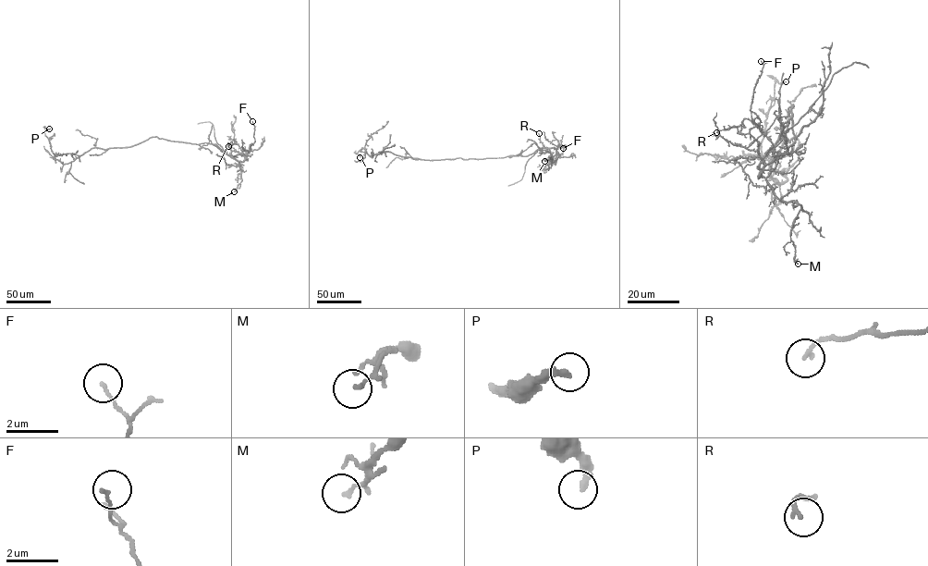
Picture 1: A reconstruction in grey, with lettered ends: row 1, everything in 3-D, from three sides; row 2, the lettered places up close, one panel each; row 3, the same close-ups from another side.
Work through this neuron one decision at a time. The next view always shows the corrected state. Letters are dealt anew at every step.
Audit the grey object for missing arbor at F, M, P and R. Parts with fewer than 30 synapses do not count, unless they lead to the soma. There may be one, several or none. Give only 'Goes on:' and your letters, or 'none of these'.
Goes on: none of these

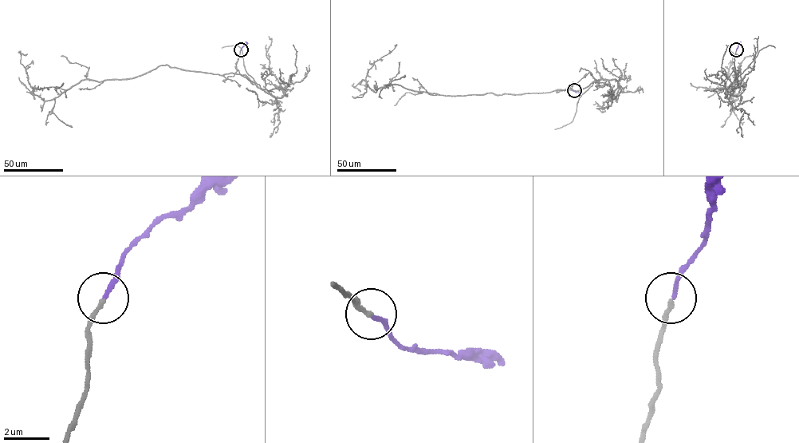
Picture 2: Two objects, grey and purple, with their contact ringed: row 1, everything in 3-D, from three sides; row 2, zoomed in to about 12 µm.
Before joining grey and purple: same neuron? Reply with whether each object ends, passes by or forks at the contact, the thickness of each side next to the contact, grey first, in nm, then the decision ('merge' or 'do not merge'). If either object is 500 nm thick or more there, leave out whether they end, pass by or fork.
grey ends | purple ends | 190/160 nm | merge

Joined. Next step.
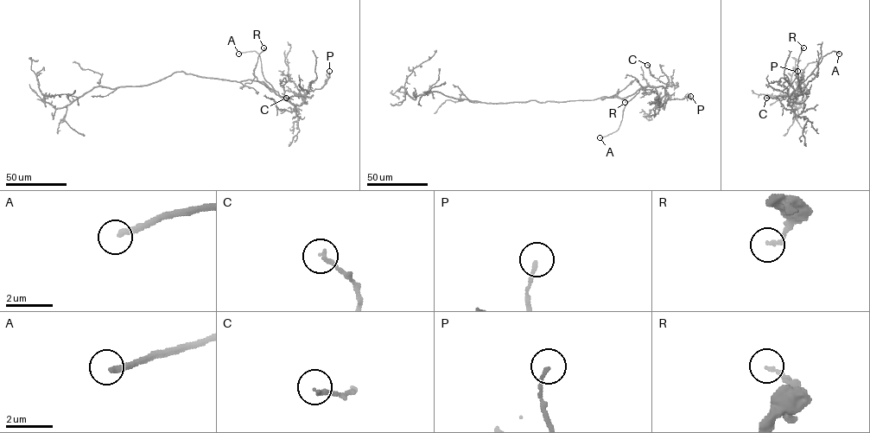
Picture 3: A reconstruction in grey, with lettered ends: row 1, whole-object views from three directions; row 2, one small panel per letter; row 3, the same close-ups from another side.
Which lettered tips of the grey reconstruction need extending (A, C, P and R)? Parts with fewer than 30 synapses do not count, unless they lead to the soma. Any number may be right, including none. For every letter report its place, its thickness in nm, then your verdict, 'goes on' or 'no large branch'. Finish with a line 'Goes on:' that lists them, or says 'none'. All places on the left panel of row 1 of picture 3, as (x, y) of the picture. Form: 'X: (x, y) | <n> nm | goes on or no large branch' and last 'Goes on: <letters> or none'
A: (238, 54) | 240 nm | goes on
C: (286, 98) | 160 nm | no large branch
P: (329, 71) | 130 nm | no large branch
R: (263, 47) | 150 nm | no large branch
Goes on: A

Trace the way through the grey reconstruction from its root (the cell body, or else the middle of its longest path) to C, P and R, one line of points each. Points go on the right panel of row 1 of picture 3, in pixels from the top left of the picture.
C: (803, 71), (802, 80), (798, 80), (796, 89), (788, 98), (788, 105), (790, 99), (788, 96), (766, 98)
P: (803, 71), (802, 80), (798, 80), (796, 89), (788, 98), (788, 105), (801, 93), (797, 71)
R: (803, 71), (799, 82), (797, 63), (803, 47)

